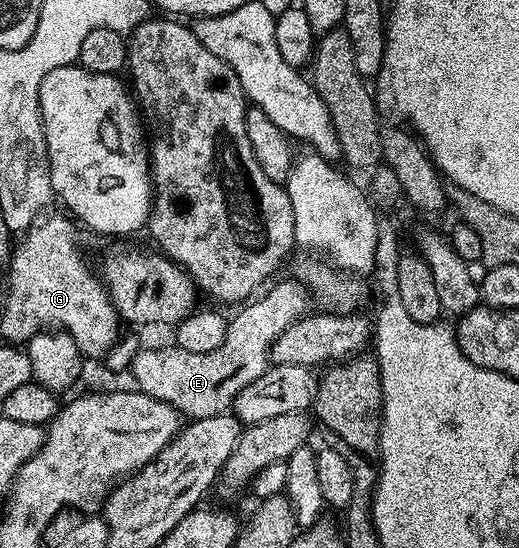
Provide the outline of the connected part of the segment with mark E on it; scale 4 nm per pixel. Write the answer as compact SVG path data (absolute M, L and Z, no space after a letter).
M300 279L280 280L266 296L258 295L236 309L237 317L234 315L230 319L223 346L219 346L219 350L211 350L211 354L190 354L176 346L142 347L134 354L131 365L133 380L137 383L134 385L140 391L151 394L151 398L167 402L189 420L229 412L236 405L239 390L243 390L243 386L251 386L255 378L271 367L269 352L279 334L310 311L311 297L304 283Z

